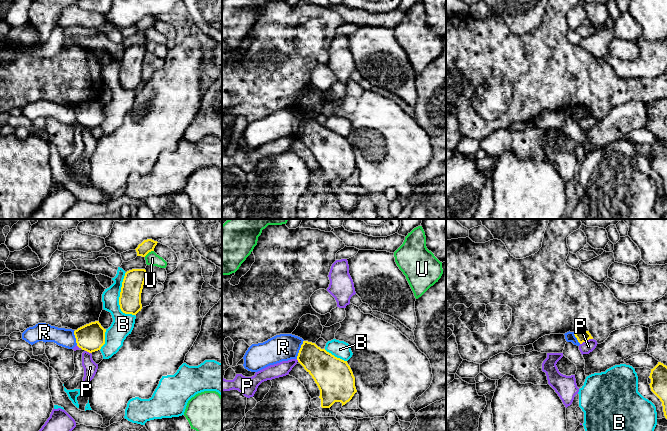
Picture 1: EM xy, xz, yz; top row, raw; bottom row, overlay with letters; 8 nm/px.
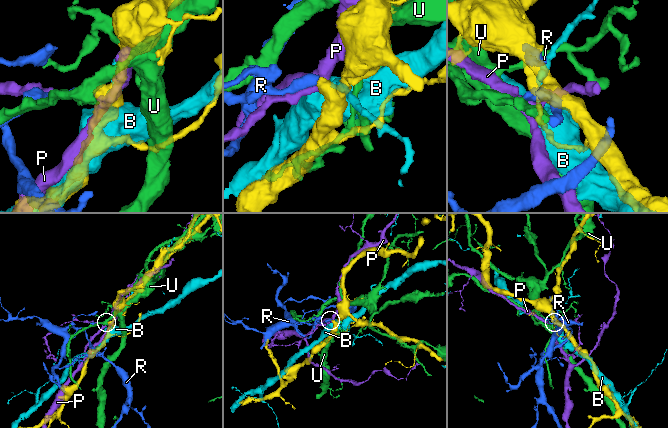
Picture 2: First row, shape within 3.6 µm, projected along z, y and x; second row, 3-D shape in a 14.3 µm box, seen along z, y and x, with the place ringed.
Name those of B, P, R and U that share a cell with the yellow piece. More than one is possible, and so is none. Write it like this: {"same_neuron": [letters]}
{"same_neuron": []}

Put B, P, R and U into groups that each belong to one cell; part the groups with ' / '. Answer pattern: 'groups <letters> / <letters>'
groups B / P / R / U

